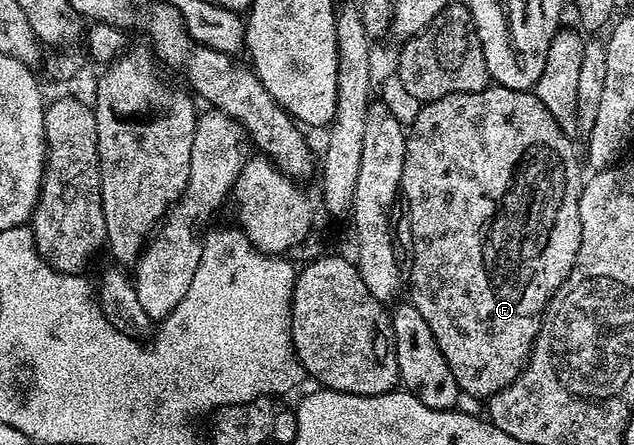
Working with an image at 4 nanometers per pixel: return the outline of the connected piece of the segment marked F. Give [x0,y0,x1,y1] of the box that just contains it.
[400,86,583,398]

